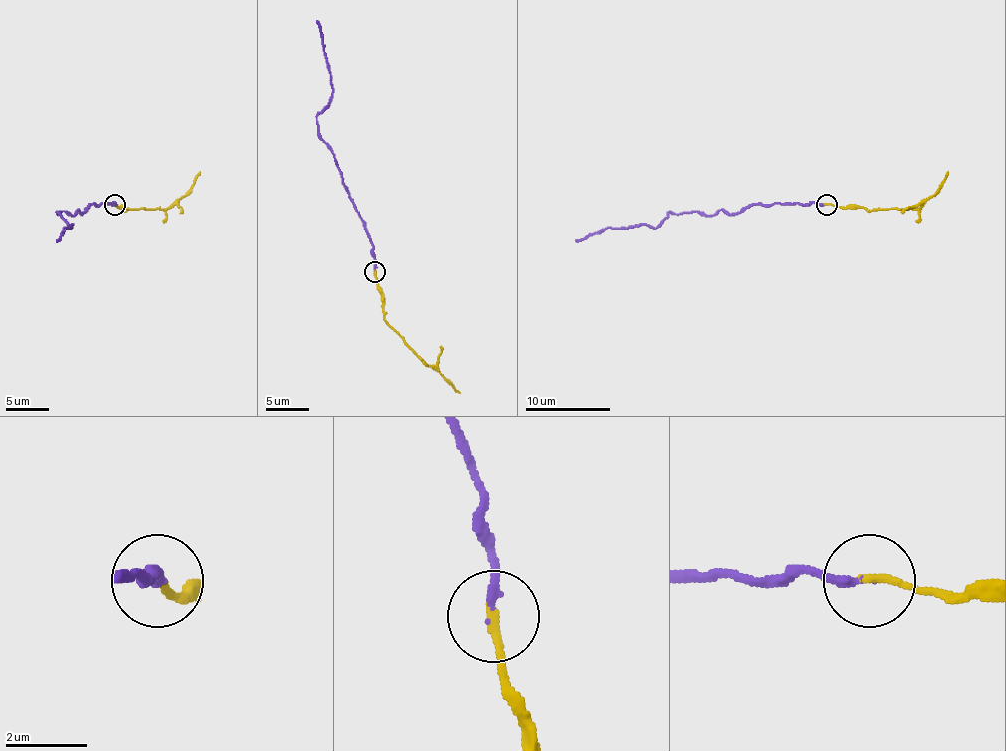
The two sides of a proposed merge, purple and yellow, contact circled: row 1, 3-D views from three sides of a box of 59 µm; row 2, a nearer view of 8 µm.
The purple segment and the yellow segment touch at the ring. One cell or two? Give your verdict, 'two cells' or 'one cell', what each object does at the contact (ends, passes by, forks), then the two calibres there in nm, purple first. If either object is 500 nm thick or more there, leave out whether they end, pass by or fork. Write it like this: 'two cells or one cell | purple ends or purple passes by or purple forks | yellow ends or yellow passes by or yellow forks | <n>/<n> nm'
two cells | purple ends | yellow ends | 200/200 nm

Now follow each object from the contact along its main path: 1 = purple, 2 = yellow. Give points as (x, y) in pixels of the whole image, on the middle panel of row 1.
1: (374, 272), (374, 253), (366, 223), (317, 123), (317, 115), (332, 100), (317, 21)
2: (374, 272), (385, 321), (459, 393)

